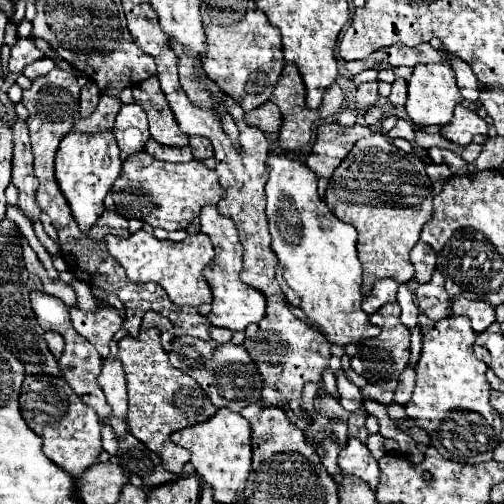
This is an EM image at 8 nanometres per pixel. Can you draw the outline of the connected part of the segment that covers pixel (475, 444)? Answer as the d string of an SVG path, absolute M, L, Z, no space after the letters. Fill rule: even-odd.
M420 313L420 331L422 355L416 365L416 387L410 403L406 403L406 415L416 419L416 425L430 435L430 445L436 447L442 457L454 459L456 463L492 459L492 451L500 443L502 415L488 403L488 367L478 361L472 351L476 333L470 327L470 319L446 317L434 323Z

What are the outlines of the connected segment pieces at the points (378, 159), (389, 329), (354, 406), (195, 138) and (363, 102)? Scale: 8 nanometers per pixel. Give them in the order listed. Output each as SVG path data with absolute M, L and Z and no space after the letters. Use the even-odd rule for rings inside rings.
M384 133L360 139L350 155L342 159L330 177L326 203L338 219L358 229L358 259L362 263L364 295L370 295L370 287L376 279L392 277L398 283L406 283L414 277L410 251L418 243L424 223L432 217L432 197L432 181L424 173L424 163L420 159L410 159L410 155L400 157L400 151L390 145Z
M388 303L380 307L374 315L370 315L370 323L378 325L382 333L376 339L368 339L358 345L358 355L352 359L352 369L366 377L370 383L384 383L390 379L398 379L398 375L406 369L410 357L410 329L400 323L398 303Z
M340 371L336 375L336 381L338 381L338 393L340 393L340 403L344 409L348 409L350 413L362 413L364 409L364 399L362 399L362 391L350 383L344 375L344 371Z
M192 135L190 137L190 147L192 147L192 153L196 159L208 159L214 155L212 147L210 147L210 141L206 137L200 137L200 135Z
M376 81L360 85L356 91L356 109L360 113L366 113L370 107L374 107L376 97L378 97L378 83Z

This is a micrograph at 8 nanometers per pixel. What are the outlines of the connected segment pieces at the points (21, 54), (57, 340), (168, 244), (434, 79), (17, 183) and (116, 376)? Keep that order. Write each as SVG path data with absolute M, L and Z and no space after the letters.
M22 37L22 39L18 39L18 43L10 51L8 69L12 73L22 73L26 65L30 65L30 63L42 59L42 57L44 57L44 53L34 45L34 39Z
M46 333L46 343L48 343L48 349L52 351L52 355L56 359L60 359L62 351L64 351L64 339L60 333Z
M136 231L126 239L116 235L106 235L106 243L108 243L110 255L124 267L130 281L158 283L160 287L164 287L172 303L178 307L184 307L184 305L198 307L202 303L210 303L212 299L210 285L206 285L202 271L214 259L214 245L210 243L210 237L206 237L204 233L188 235L184 241L176 243L176 241L156 239L154 235L146 231Z
M428 63L428 65L416 65L414 67L412 77L408 79L406 111L408 111L408 117L416 125L420 125L420 127L428 127L428 125L442 127L444 123L450 123L450 119L454 117L454 107L462 101L464 101L464 97L458 91L454 71L450 67L438 65L438 63Z
M16 119L16 123L12 125L12 133L14 133L12 185L20 191L18 207L22 209L24 215L28 215L32 221L36 221L36 219L40 219L42 209L36 203L38 179L34 177L34 165L32 165L32 151L30 151L26 121Z
M108 355L102 361L102 373L98 377L98 385L104 389L106 401L112 407L114 417L126 421L128 411L128 395L126 395L126 383L124 383L124 371L118 359Z

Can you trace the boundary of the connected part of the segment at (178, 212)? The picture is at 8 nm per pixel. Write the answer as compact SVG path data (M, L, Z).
M140 151L124 159L124 169L112 187L112 197L116 201L116 213L122 217L142 219L148 225L166 231L178 231L186 229L206 203L218 203L224 197L224 191L216 171L204 167L200 161L166 163Z

